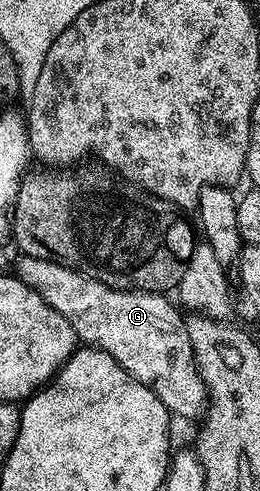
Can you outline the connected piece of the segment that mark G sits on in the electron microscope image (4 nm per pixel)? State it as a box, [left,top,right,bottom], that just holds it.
[18,255,207,417]

